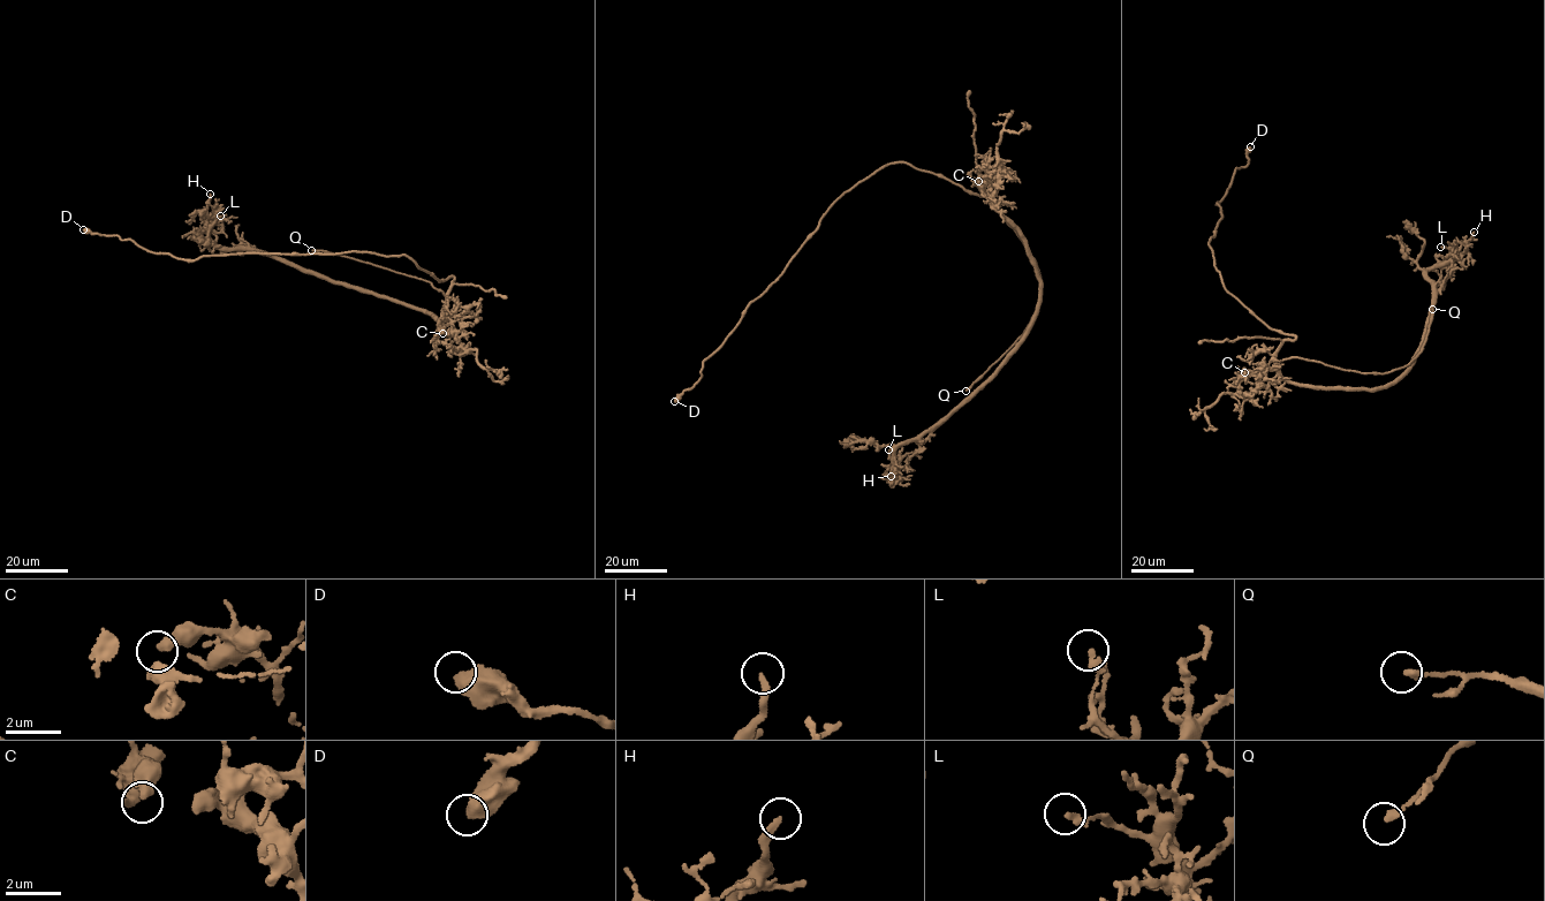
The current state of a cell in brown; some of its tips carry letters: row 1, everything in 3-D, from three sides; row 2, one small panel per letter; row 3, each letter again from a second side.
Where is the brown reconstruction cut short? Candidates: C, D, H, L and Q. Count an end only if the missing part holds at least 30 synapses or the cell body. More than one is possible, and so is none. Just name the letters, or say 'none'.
none

